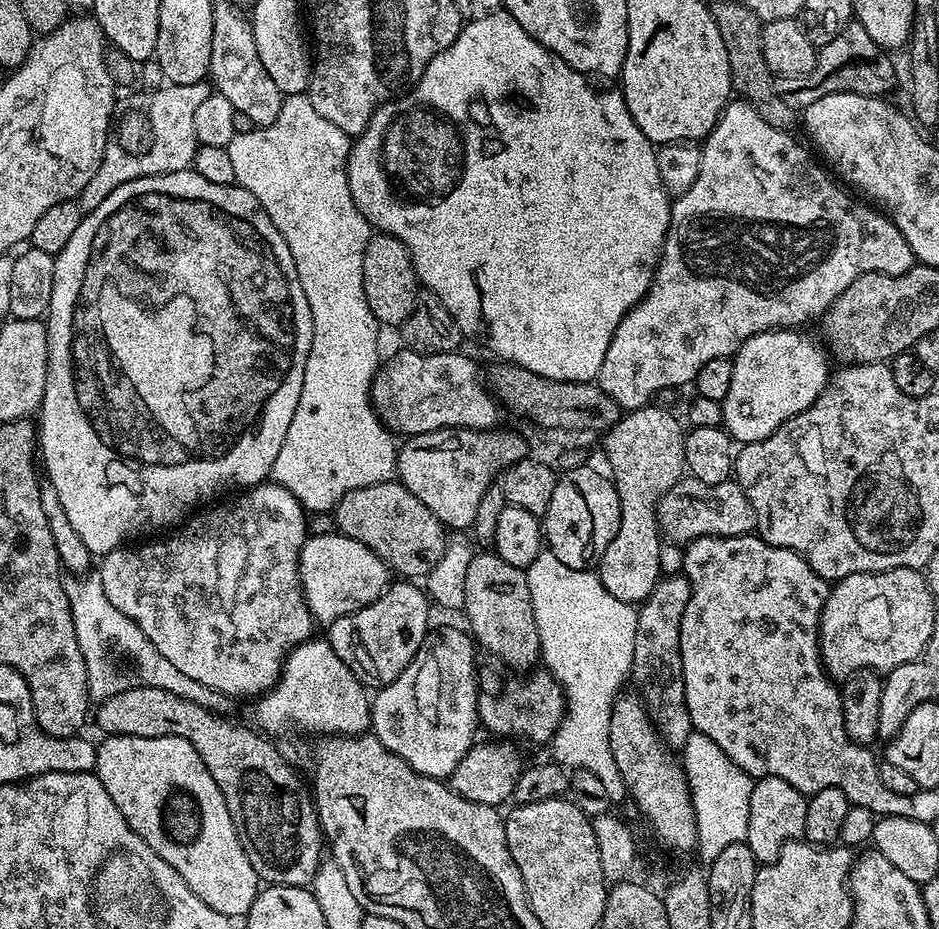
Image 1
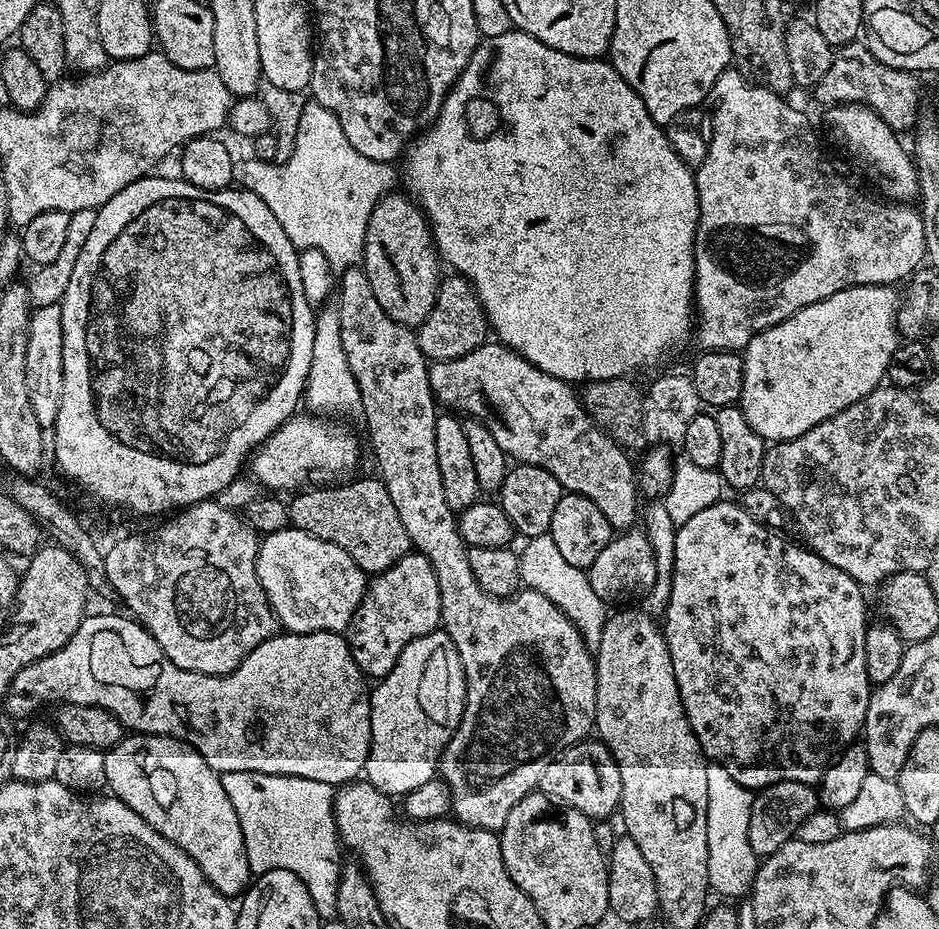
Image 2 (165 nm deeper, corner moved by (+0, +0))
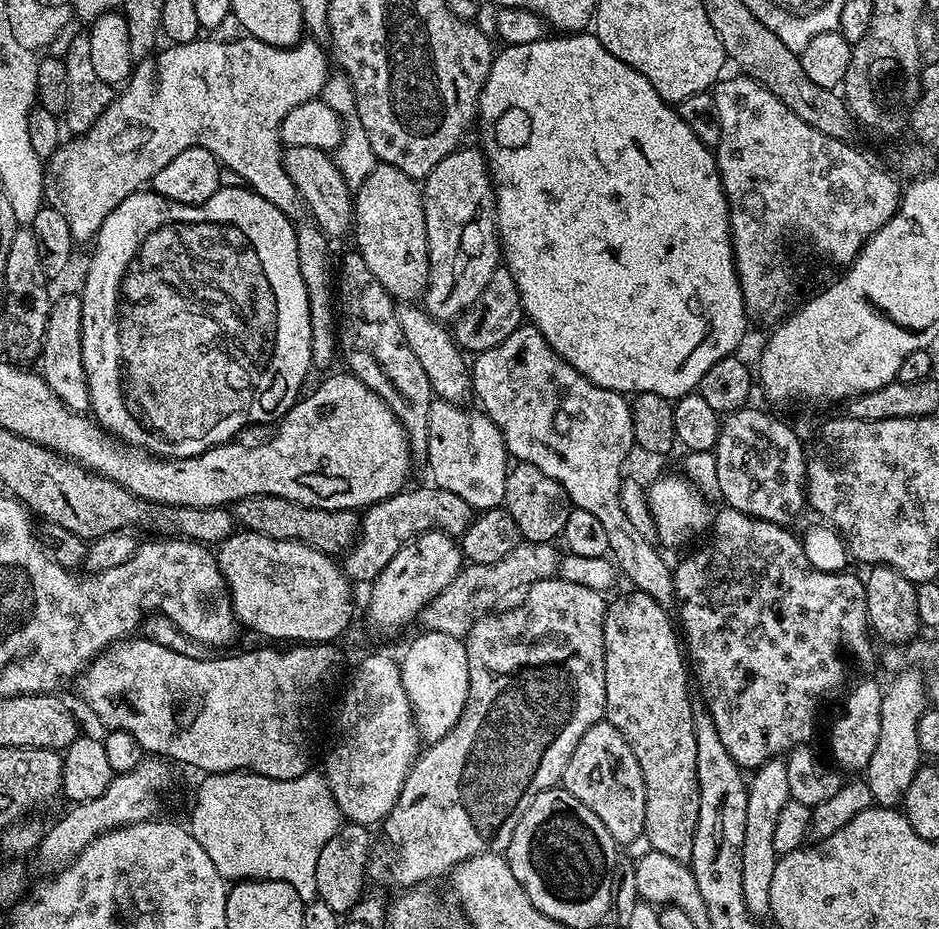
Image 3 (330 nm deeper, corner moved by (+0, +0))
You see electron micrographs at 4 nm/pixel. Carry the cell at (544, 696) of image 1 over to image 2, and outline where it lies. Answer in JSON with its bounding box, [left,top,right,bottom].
[335,266,596,833]

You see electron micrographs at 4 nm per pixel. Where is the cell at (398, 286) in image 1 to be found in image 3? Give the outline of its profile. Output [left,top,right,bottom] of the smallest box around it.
[354,163,430,302]

